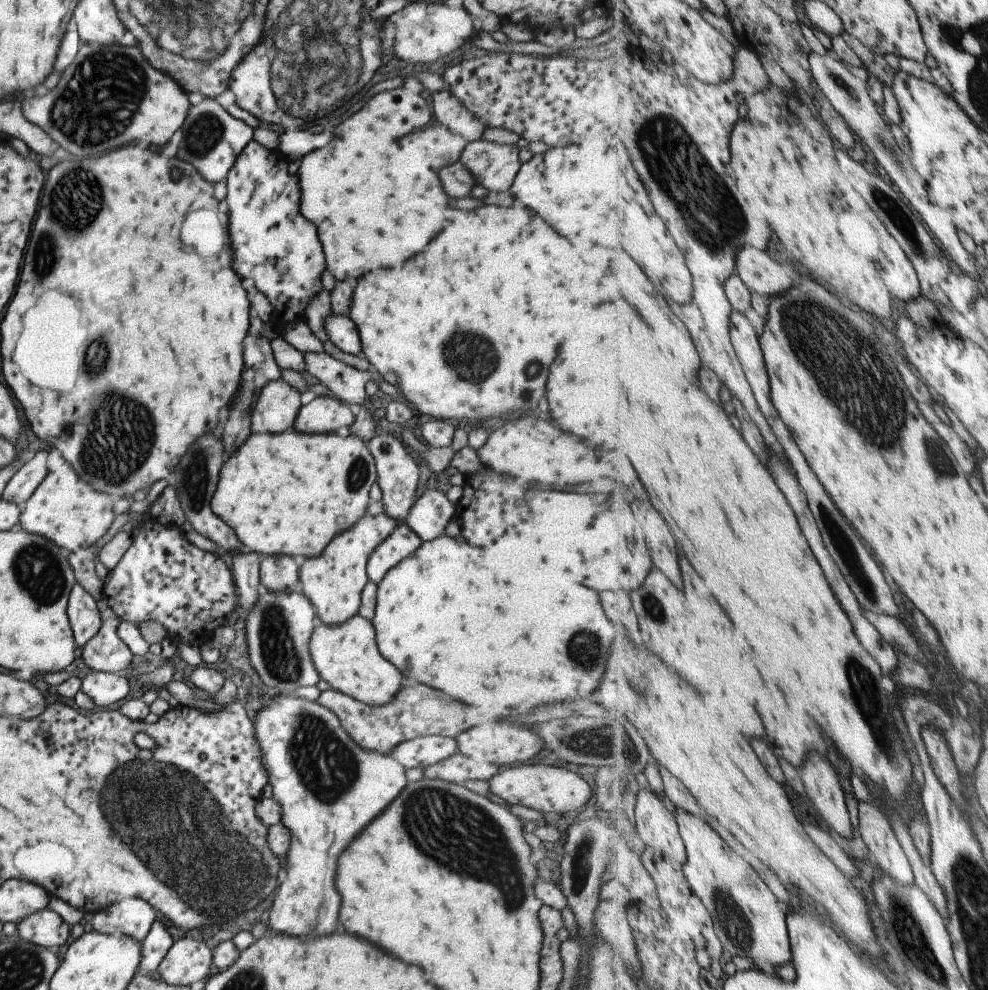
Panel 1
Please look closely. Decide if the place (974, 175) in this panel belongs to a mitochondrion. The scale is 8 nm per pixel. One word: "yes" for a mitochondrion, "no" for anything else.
no

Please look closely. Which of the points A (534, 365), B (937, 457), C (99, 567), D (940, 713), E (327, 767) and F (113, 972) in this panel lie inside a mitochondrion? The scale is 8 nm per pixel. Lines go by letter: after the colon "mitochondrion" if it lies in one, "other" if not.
A: mitochondrion
B: mitochondrion
C: other
D: other
E: mitochondrion
F: other

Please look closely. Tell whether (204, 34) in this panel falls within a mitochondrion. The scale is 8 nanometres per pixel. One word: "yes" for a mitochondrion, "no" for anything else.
yes

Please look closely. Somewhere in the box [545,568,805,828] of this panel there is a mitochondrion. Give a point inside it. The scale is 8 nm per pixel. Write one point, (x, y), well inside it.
(604, 739)

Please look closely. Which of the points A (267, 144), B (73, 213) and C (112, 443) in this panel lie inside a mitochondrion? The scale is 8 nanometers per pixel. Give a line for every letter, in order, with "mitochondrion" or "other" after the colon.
A: other
B: mitochondrion
C: mitochondrion

